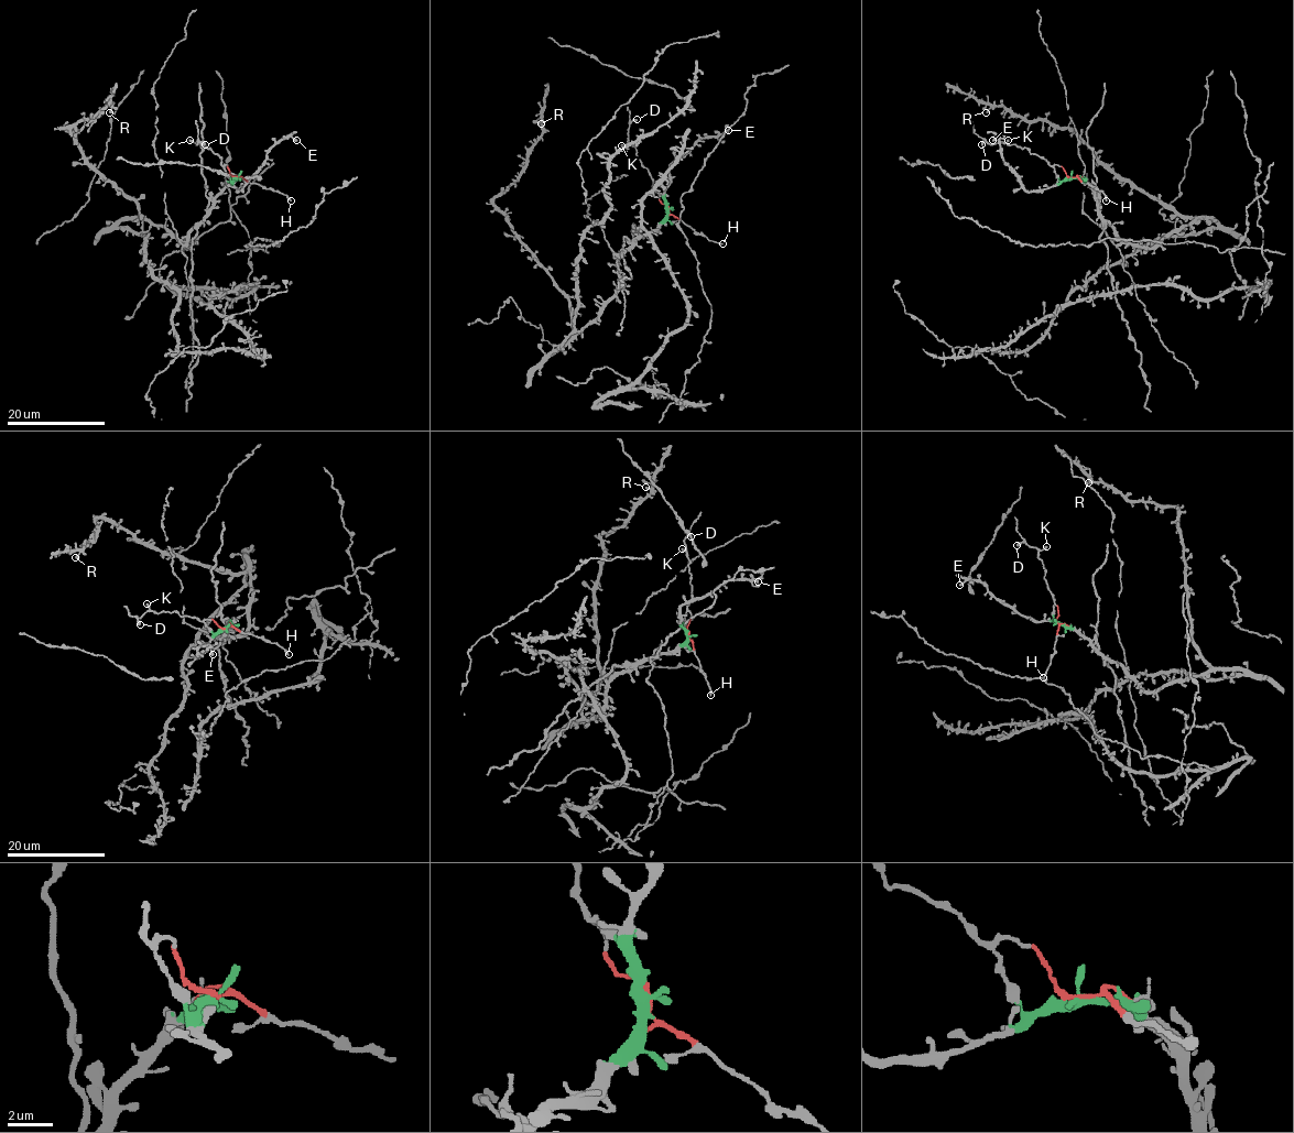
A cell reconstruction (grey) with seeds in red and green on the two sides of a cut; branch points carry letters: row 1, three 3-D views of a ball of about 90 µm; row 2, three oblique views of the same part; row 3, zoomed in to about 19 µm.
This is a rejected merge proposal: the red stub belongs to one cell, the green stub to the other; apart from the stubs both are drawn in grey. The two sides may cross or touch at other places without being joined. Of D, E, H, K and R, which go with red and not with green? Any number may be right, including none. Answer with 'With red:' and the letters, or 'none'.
With red: D, H, K

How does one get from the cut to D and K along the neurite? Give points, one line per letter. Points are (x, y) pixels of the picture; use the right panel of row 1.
D: (1070, 177), (1062, 167), (1051, 165), (1026, 148), (1004, 143), (982, 144)
K: (1070, 177), (1061, 166), (1051, 165), (1026, 148), (1006, 143), (1008, 139)

